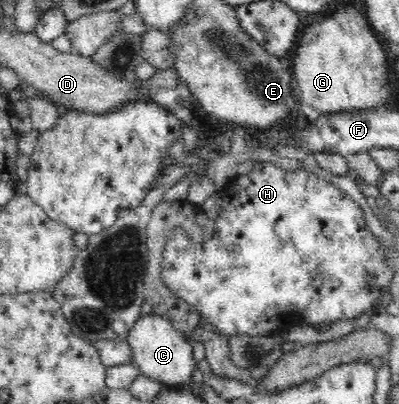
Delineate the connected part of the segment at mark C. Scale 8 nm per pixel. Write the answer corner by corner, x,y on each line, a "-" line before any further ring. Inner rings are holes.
151,312
146,315
139,315
133,327
129,329
126,338
129,348
135,359
140,373
160,384
170,387
184,387
192,379
192,375
198,374
197,363
193,359
193,347
182,332
175,329
173,324
162,315

